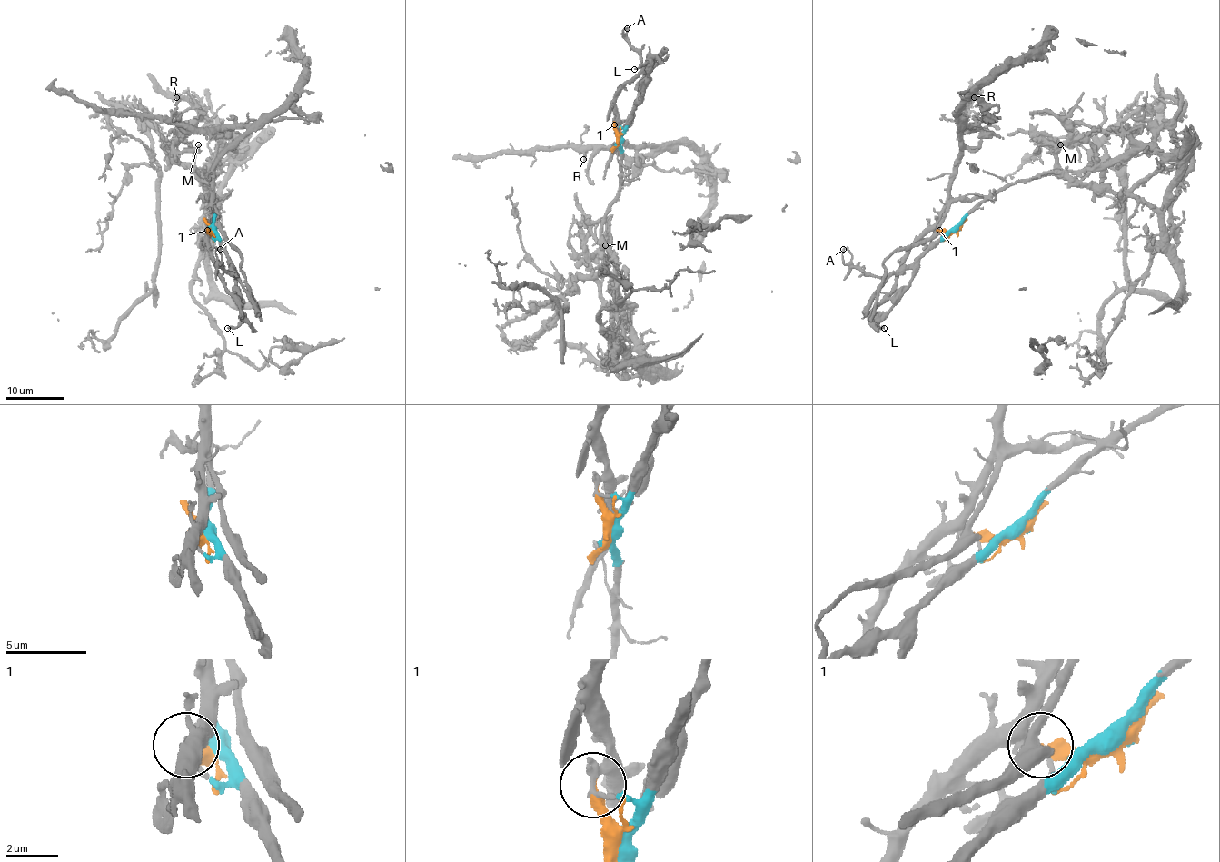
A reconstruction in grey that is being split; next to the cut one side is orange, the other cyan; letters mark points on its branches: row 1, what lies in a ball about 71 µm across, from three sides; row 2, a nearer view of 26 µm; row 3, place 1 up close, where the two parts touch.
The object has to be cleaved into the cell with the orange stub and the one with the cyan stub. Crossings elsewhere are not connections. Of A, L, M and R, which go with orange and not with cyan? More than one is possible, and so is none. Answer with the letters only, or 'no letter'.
R

